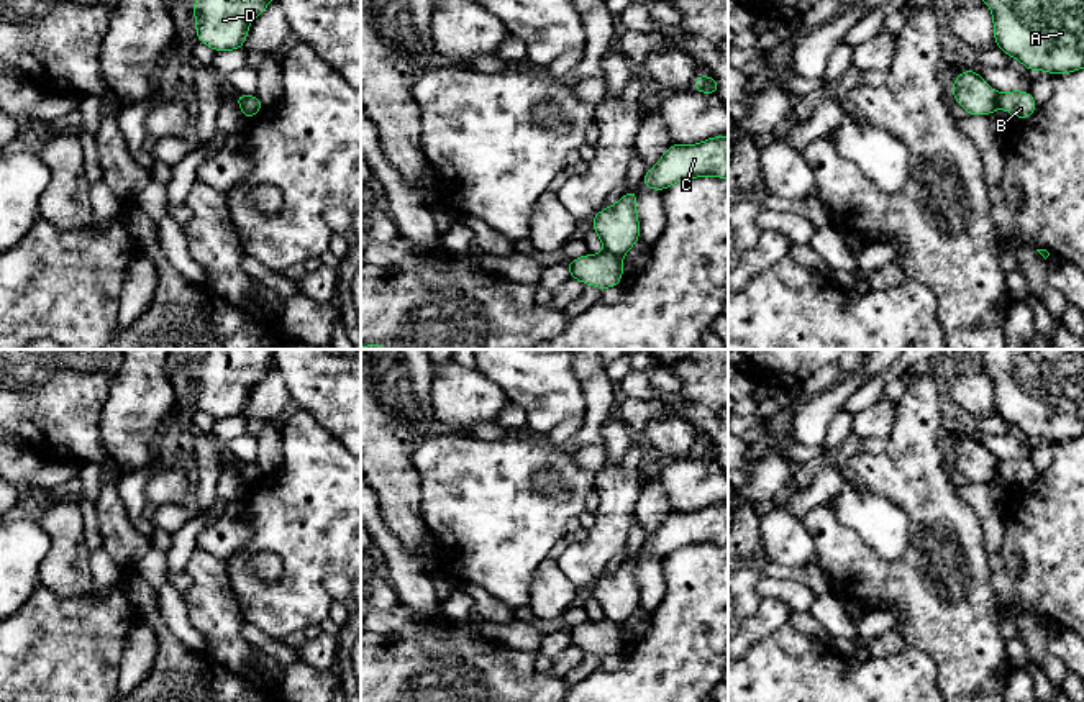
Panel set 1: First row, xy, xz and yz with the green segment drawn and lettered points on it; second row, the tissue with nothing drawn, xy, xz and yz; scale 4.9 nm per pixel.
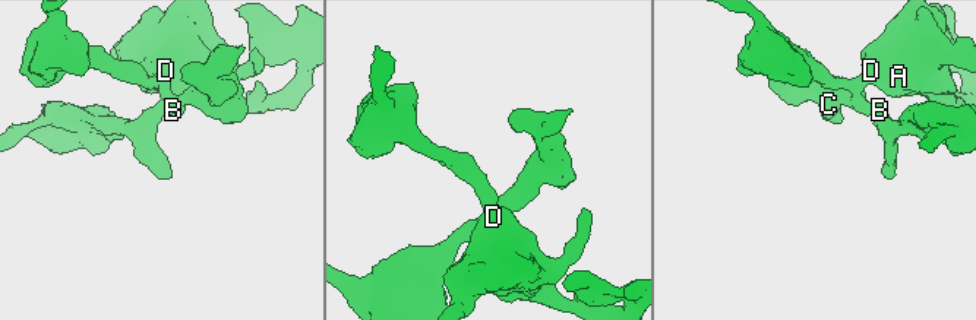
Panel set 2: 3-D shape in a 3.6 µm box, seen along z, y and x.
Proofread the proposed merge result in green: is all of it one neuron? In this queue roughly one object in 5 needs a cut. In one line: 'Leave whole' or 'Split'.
Split

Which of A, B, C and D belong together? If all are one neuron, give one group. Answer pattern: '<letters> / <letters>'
A C D / B

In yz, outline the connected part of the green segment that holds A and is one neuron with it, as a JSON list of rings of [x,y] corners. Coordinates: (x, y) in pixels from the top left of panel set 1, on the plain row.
[[[977,349],[977,366],[987,369],[992,379],[995,413],[1018,426],[1027,438],[1048,438],[1063,443],[1084,435],[1084,349]]]

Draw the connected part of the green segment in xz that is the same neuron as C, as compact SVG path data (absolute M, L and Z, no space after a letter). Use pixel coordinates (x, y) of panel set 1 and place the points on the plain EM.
M713 504L694 513L671 512L643 543L641 551L653 558L666 558L677 548L700 543L728 546L728 504Z

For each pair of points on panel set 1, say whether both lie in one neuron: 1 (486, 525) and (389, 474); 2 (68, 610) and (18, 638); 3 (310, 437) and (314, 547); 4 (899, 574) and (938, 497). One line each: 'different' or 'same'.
1: different
2: same
3: same
4: same

